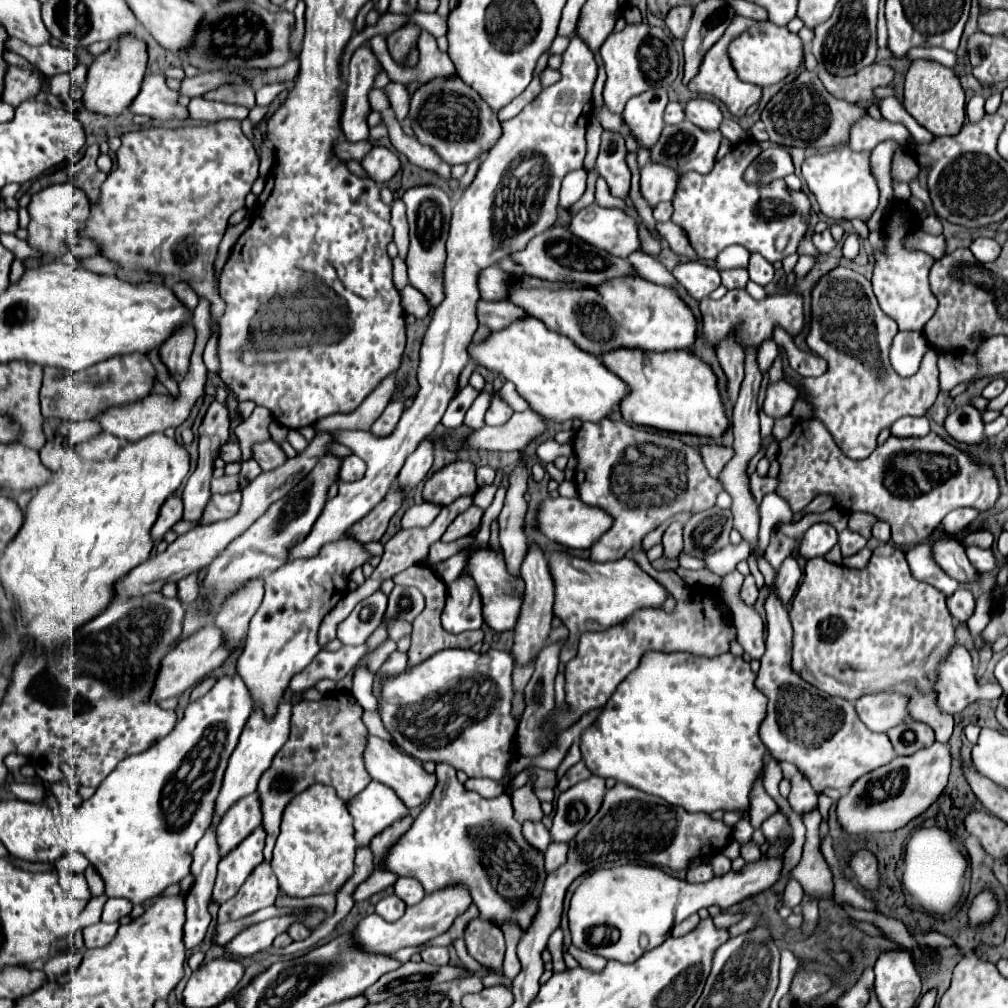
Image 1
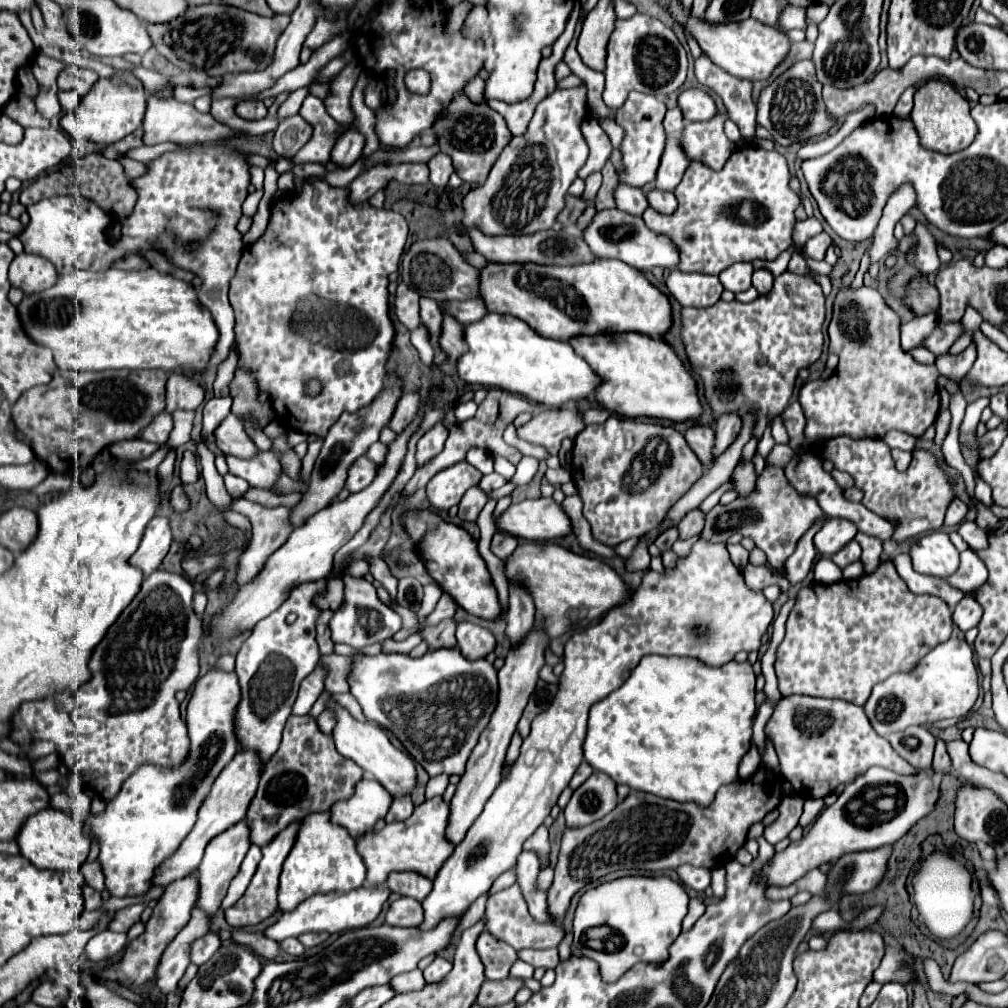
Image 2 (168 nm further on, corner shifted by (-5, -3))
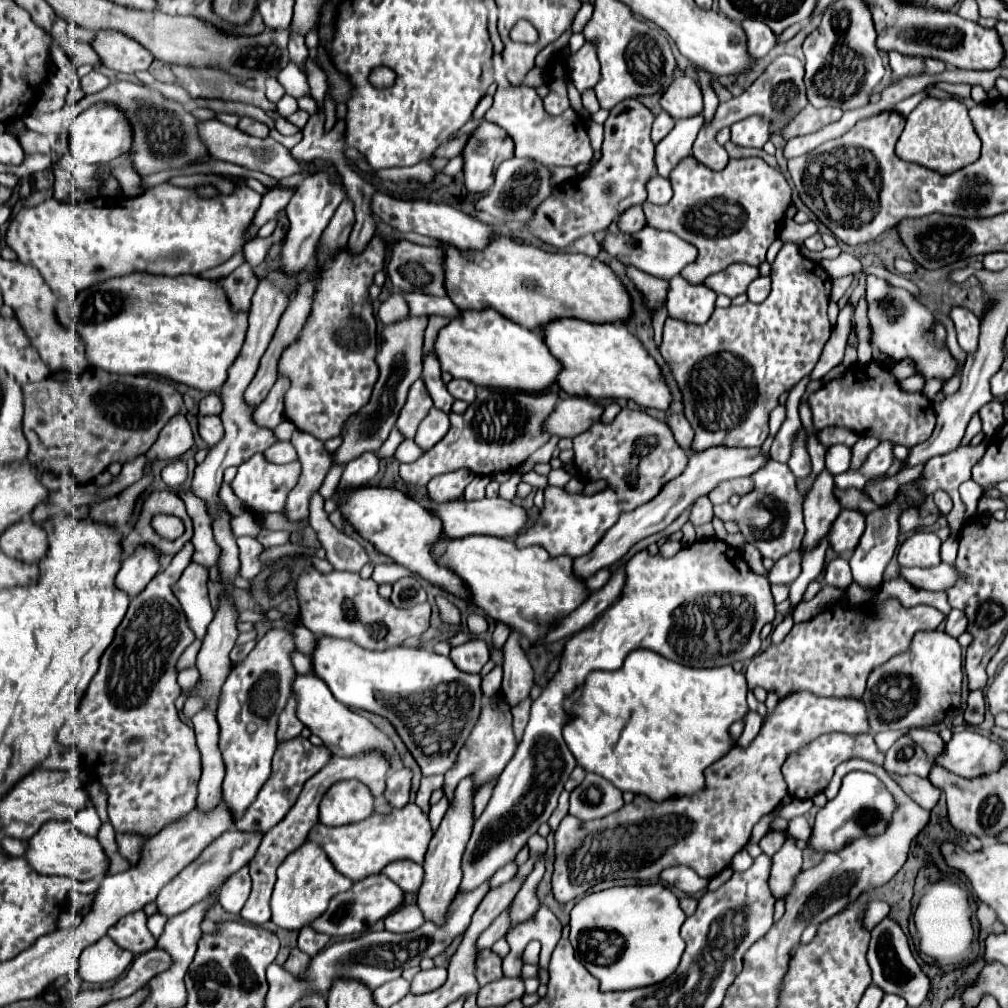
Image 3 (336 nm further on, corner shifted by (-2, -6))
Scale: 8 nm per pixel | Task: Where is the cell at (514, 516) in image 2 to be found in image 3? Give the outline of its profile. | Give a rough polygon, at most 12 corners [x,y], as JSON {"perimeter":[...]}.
{"perimeter":[[406,489],[436,515],[446,537],[514,537],[528,525],[506,499],[434,503]]}

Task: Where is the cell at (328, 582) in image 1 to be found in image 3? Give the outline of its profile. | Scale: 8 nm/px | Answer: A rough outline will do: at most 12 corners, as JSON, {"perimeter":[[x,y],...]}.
{"perimeter":[[290,631],[222,685],[222,797],[240,819],[270,777],[290,697]]}

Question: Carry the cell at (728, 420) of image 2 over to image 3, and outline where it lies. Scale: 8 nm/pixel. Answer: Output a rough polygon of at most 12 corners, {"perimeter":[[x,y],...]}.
{"perimeter":[[712,447],[642,507],[622,513],[602,543],[574,559],[588,579],[638,541],[664,531],[720,481],[770,459],[760,447]]}

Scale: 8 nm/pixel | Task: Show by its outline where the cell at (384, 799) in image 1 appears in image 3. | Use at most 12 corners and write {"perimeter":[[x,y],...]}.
{"perimeter":[[356,779],[334,783],[318,821],[346,825],[374,811],[374,797]]}

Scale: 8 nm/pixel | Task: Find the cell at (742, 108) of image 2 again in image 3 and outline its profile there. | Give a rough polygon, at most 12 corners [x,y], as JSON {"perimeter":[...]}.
{"perimeter":[[746,117],[732,127],[738,147],[762,147],[770,129],[762,117]]}

